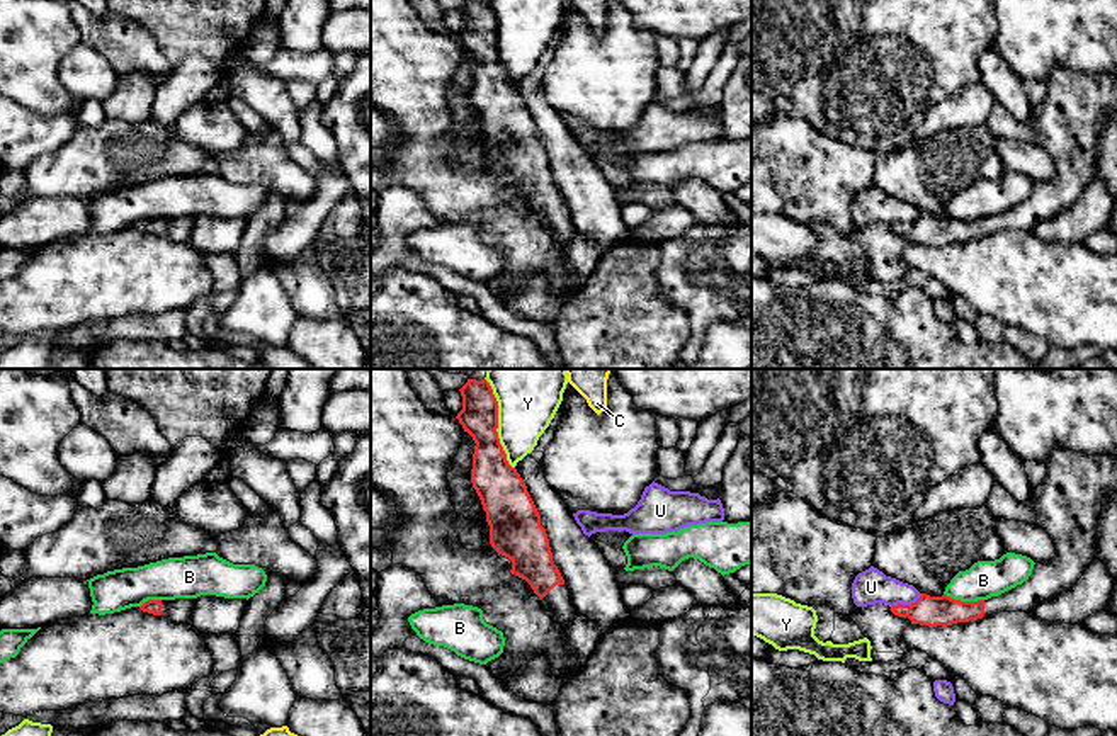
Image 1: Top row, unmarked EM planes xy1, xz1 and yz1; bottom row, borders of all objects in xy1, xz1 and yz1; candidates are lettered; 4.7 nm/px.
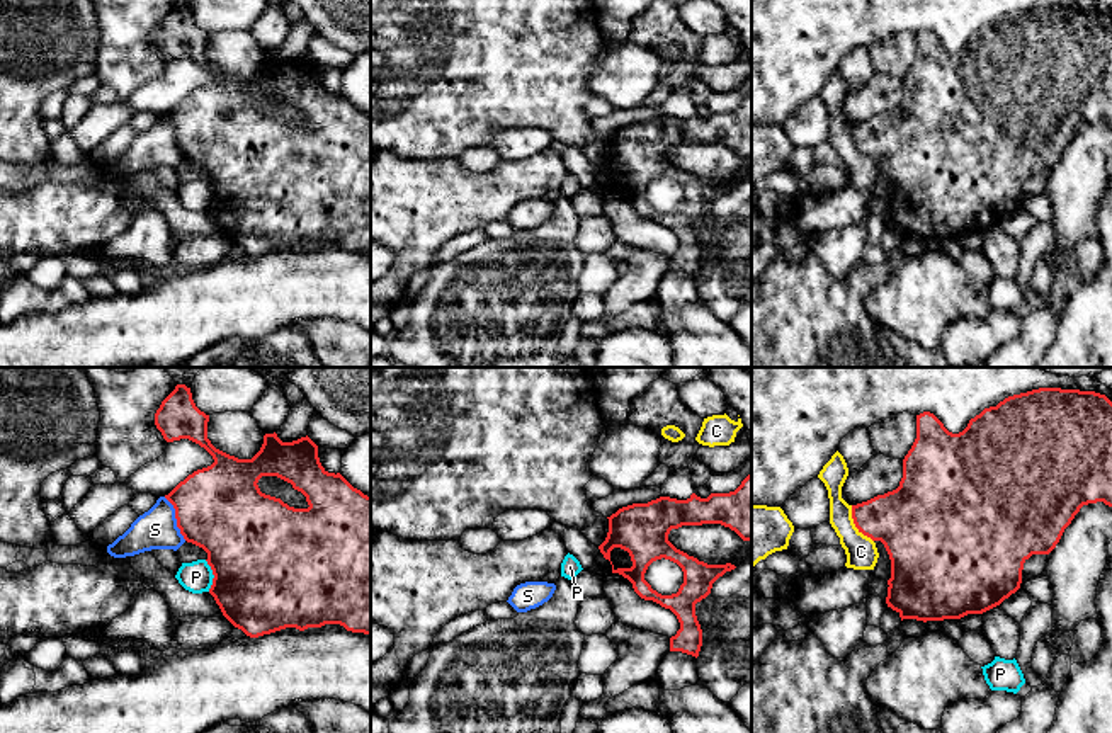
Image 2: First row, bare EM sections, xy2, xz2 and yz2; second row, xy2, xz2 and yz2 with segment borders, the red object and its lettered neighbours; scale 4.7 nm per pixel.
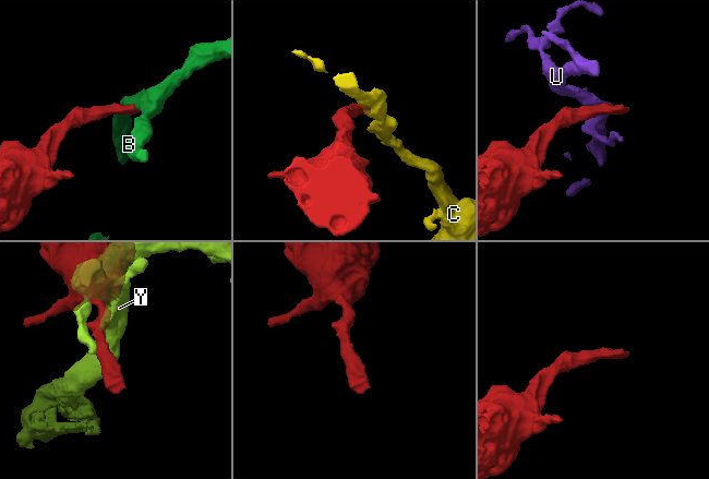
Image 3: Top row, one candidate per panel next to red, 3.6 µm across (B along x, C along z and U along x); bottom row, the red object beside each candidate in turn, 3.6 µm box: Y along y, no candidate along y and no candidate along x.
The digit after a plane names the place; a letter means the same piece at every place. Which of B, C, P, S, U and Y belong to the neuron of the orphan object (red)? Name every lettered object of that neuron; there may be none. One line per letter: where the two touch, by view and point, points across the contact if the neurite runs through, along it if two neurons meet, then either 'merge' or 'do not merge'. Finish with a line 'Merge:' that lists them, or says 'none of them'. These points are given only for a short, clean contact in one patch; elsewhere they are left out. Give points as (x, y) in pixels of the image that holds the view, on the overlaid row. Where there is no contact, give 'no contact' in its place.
B: yz1 (964, 602) | along yz1 (944, 594), (961, 600), (983, 600) | do not merge
C: yz2 (854, 522) | along yz2 (851, 505), (854, 524), (873, 541) | do not merge
P: xy2 (213, 573) | along xy2 (204, 560), (213, 575), (209, 590) | do not merge
S: xy2 (175, 517) | do not merge
U: yz1 (907, 605) | along yz1 (922, 594), (910, 604), (895, 604), (891, 607) | do not merge
Y: xz1 (497, 424) | do not merge
Merge: none of them

